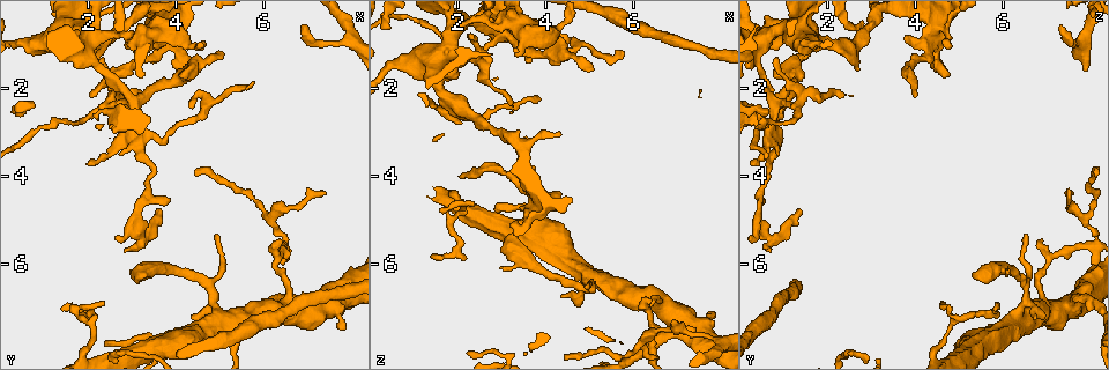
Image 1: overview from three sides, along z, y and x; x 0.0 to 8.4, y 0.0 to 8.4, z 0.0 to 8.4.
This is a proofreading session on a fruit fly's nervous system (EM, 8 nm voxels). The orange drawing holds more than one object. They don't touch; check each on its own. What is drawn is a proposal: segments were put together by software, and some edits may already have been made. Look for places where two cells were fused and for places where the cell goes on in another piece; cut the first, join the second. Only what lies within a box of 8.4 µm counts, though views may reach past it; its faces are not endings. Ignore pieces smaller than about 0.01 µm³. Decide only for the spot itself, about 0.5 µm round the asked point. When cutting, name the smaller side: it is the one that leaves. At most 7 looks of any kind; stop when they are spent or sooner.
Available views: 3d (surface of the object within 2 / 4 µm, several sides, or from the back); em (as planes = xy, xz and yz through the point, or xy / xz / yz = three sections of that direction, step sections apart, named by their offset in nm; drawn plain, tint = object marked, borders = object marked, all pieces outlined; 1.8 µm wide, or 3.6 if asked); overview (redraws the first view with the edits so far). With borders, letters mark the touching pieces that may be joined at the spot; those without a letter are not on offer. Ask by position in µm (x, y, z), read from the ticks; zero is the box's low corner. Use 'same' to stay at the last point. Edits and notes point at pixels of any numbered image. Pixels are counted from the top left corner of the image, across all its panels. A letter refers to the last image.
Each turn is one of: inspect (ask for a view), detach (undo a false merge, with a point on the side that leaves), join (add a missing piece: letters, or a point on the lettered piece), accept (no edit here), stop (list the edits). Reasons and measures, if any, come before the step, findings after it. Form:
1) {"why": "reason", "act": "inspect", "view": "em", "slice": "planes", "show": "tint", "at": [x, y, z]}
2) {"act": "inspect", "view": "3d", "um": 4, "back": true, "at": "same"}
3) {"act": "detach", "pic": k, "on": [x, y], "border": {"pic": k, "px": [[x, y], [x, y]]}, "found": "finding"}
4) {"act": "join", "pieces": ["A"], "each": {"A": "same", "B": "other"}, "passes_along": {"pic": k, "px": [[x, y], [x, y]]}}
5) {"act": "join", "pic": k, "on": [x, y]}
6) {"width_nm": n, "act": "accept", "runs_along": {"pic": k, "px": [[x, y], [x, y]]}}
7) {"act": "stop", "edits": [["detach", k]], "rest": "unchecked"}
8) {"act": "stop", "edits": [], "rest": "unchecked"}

{"why": "abrupt turn", "act": "inspect", "view": "3d", "um": 4, "at": [1.50, 0.70, 1.35]}

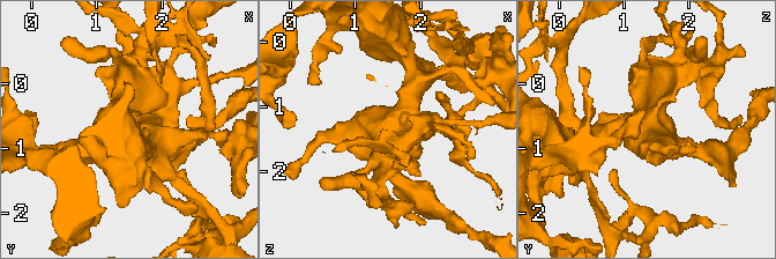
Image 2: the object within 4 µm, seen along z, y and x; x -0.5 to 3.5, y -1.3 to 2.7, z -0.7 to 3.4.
{"why": "need the tissue", "act": "inspect", "view": "em", "um": 3.6, "slice": "yz", "step": 8, "show": "tint", "at": [1.55, 0.70, 1.35]}

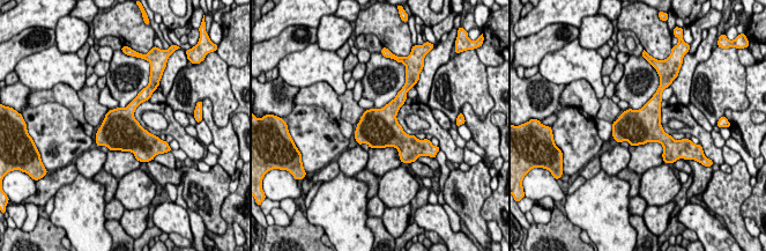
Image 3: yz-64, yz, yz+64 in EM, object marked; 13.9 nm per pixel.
{"act": "inspect", "view": "em", "um": 3.6, "slice": "yz", "step": 8, "show": "borders", "at": "same"}

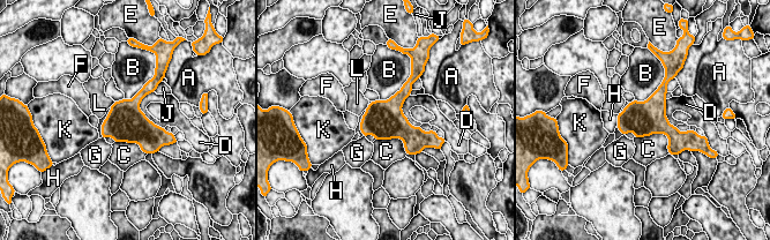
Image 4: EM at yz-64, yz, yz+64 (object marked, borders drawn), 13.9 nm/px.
{"act": "accept", "each": {"A": "other", "B": "other", "C": "other", "D": "other", "E": "other", "F": "other", "G": "other", "H": "other", "J": "other", "K": "other", "L": "other"}, "border": {"pic": 4, "px": [[635, 136], [664, 134], [668, 151]]}, "found": "all the same cell"}

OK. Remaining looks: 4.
{"why": "a narrow waist", "act": "inspect", "view": "3d", "um": 2, "back": true, "at": [7.70, 0.95, 7.70]}

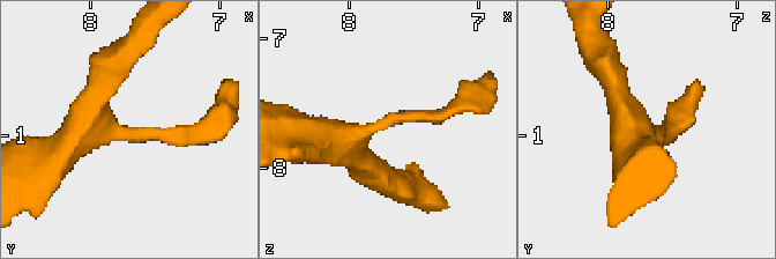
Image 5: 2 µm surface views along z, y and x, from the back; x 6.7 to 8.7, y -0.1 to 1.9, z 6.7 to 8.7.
{"arms": 3, "arm_widths_nm": [180, 220, 300], "why": "need the tissue", "act": "inspect", "view": "em", "um": 3.6, "slice": "xz", "step": 16, "show": "tint", "at": [7.72, 0.96, 7.66]}

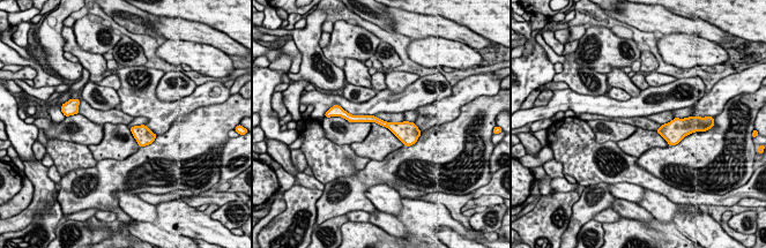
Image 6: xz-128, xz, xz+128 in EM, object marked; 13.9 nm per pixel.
{"act": "inspect", "view": "em", "um": 3.6, "slice": "planes", "show": "borders", "at": "same"}

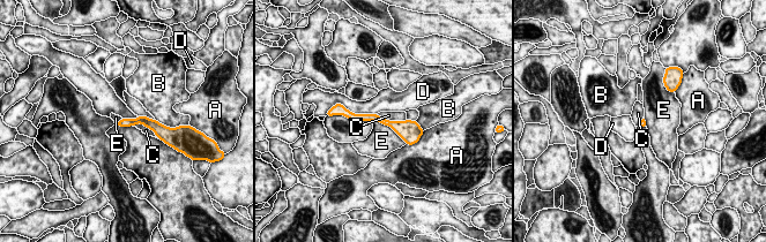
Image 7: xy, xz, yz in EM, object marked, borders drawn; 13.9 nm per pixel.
{"act": "accept", "each": {"A": "other", "B": "other", "C": "other", "D": "other", "E": "other"}, "runs_along": {"pic": 7, "px": [[351, 115], [416, 128]]}, "found": "all the same cell"}

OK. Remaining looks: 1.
{"act": "stop", "edits": [], "rest": "unchecked"}

